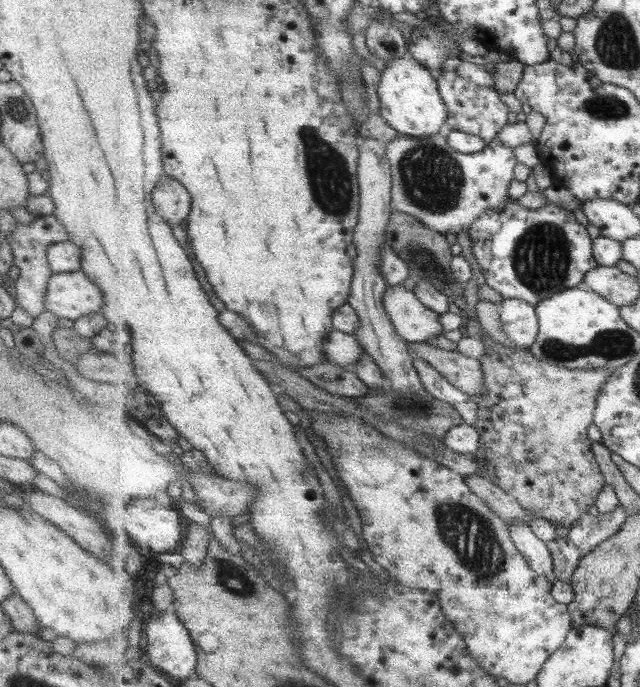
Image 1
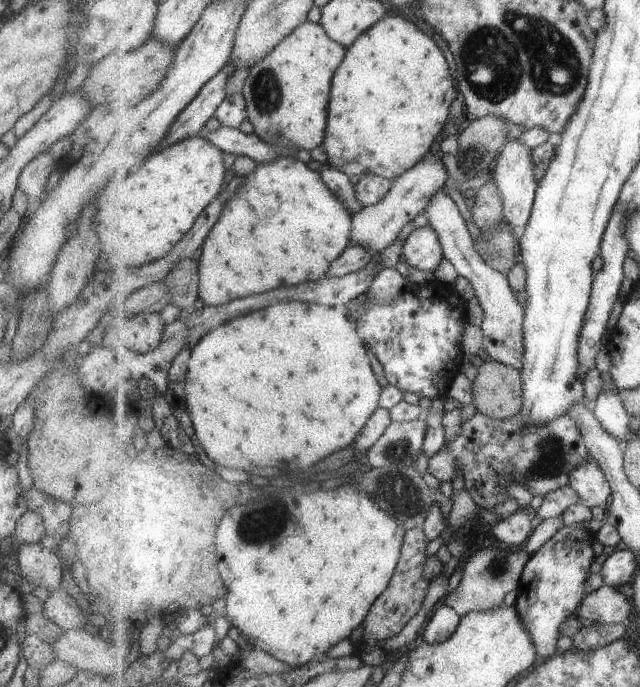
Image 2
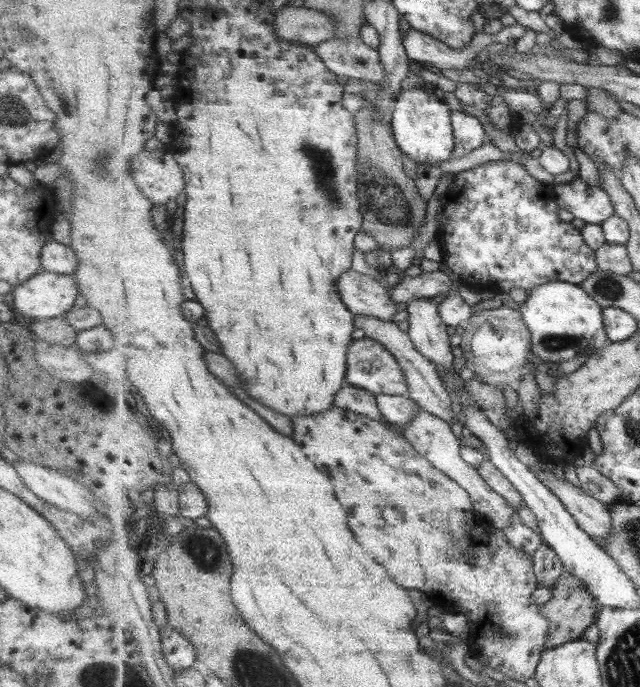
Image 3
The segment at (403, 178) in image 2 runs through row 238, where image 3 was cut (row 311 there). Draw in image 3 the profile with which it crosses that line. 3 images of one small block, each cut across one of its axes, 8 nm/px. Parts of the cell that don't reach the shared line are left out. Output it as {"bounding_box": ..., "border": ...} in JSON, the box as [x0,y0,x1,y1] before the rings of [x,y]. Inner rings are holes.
{"bounding_box":[338,268,397,320],"border":[[[351,268],[338,278],[338,293],[355,315],[367,315],[381,320],[393,320],[397,303],[390,297],[391,287]]]}

